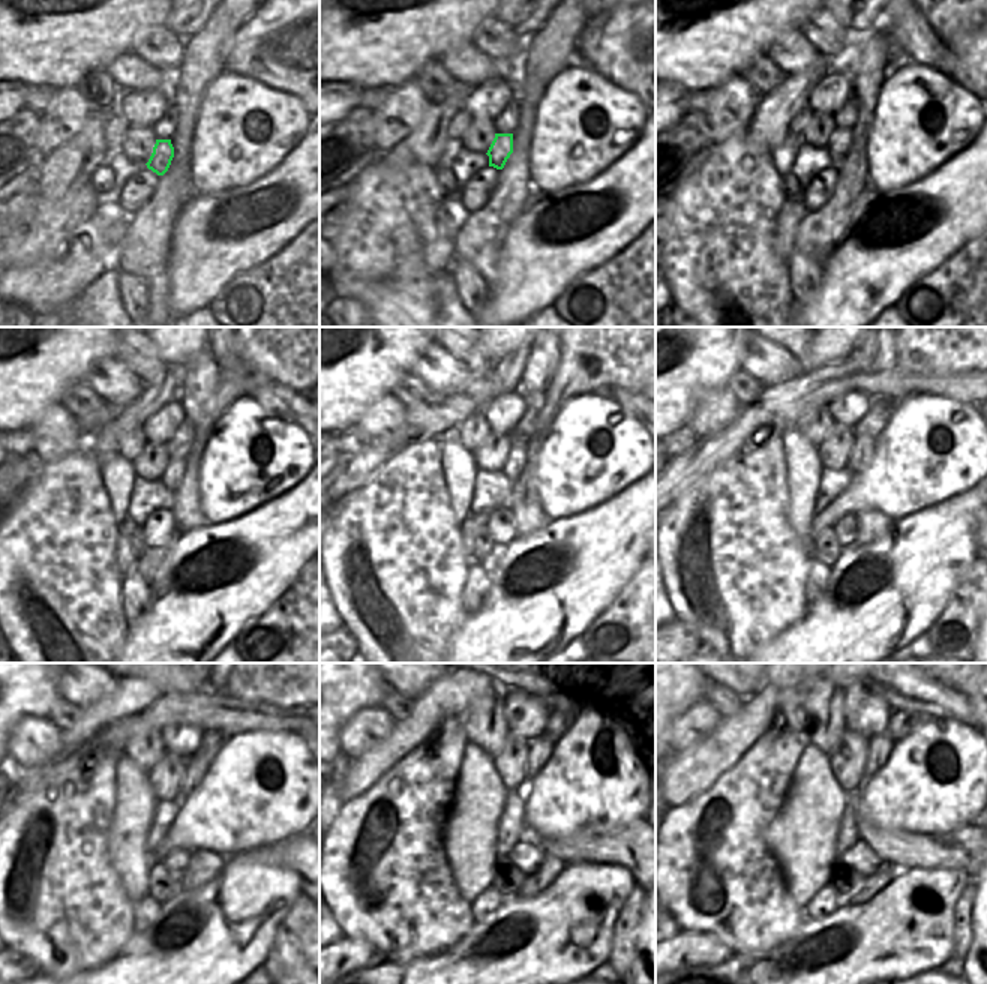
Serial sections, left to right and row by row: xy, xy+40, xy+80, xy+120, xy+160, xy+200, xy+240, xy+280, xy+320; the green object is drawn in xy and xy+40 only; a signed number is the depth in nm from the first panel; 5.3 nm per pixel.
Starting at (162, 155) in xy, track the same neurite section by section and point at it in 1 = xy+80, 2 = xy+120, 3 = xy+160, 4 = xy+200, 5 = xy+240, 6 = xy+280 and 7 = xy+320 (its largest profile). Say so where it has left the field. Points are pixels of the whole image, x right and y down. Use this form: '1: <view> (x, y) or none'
1: xy+80 (840, 141)
2: xy+120 (173, 473)
3: xy+160 (516, 461)
4: xy+200 (861, 452)
5: xy+240 (197, 765)
6: xy+280 (540, 750)
7: xy+320 (879, 747)

